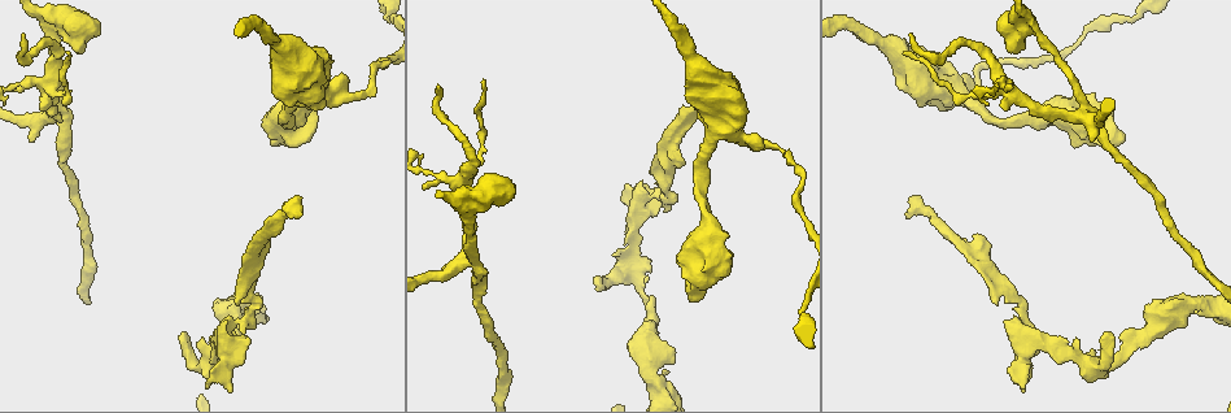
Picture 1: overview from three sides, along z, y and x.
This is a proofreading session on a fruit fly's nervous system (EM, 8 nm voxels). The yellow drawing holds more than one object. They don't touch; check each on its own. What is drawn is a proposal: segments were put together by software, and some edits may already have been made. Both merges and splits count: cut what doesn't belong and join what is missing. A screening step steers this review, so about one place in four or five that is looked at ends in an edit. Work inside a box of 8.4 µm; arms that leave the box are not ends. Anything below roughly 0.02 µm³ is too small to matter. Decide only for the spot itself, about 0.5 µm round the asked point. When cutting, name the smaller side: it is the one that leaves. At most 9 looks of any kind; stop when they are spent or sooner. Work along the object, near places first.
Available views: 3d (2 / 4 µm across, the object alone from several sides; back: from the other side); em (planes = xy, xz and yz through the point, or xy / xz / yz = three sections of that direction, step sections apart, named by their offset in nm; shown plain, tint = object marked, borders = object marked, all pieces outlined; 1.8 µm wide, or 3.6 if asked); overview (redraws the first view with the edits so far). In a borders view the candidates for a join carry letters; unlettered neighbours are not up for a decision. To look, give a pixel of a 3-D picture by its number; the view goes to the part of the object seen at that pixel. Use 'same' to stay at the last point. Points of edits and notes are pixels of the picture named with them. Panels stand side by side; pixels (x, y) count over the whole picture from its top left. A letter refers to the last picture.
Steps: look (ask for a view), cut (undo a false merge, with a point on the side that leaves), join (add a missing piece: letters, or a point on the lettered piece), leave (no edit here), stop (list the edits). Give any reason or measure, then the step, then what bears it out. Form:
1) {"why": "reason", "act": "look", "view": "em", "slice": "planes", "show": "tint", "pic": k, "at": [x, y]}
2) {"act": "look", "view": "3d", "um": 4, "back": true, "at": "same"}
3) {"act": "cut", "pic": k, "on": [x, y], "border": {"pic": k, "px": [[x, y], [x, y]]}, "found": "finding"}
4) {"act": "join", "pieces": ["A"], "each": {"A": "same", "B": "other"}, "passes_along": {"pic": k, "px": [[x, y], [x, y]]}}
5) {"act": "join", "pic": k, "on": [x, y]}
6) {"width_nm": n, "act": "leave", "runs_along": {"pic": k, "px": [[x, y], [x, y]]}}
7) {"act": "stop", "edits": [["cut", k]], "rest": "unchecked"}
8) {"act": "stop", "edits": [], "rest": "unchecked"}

{"why": "sharp bend", "act": "look", "view": "em", "slice": "planes", "show": "tint", "pic": 1, "at": [1086, 104]}

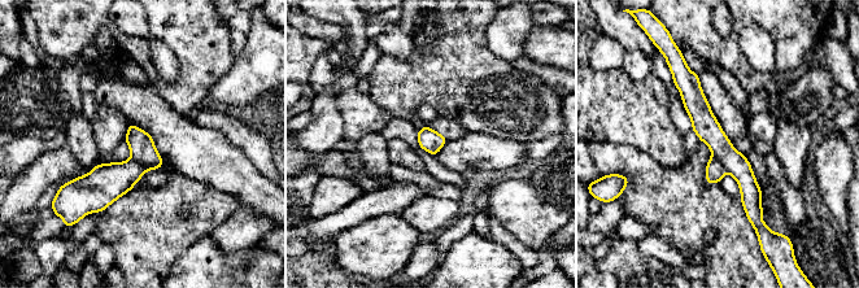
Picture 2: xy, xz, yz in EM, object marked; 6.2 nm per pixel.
{"why": "see the neighbours", "act": "look", "view": "em", "slice": "planes", "show": "borders", "at": "same"}

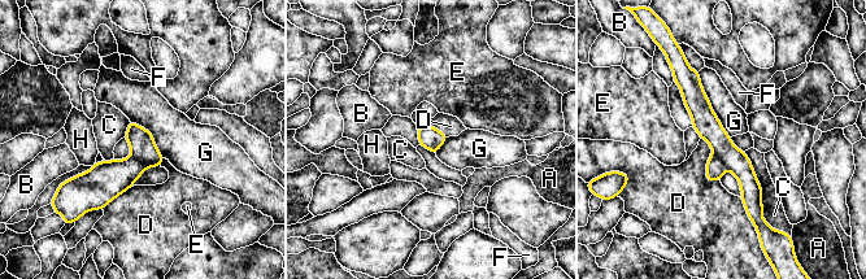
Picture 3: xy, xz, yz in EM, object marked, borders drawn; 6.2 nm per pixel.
{"width_nm": 140, "act": "cut", "pic": 3, "on": [716, 168], "each": {"A": "other", "B": "other", "C": "other", "D": "other", "E": "other", "F": "other", "G": "other", "H": "other"}, "border": {"pic": 3, "px": [[713, 151], [727, 169]]}, "found": "two neurons meet here"}

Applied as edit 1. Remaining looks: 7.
{"act": "look", "view": "3d", "um": 2, "pic": 1, "at": [259, 299]}

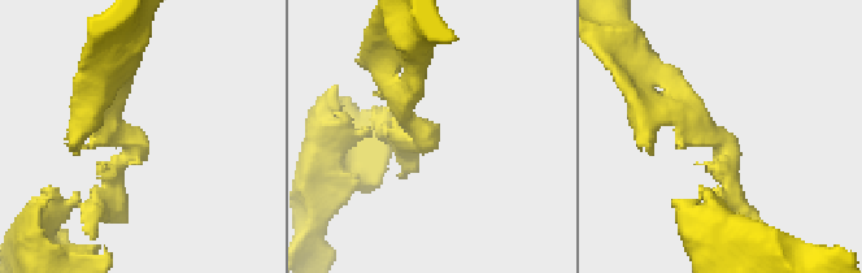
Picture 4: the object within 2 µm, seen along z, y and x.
{"act": "look", "view": "em", "um": 3.6, "slice": "planes", "show": "borders", "pic": 4, "at": [132, 147]}

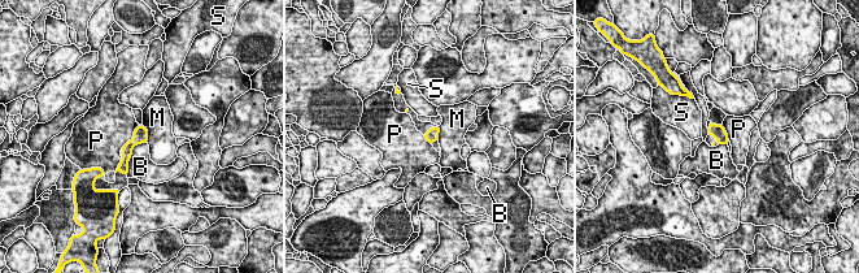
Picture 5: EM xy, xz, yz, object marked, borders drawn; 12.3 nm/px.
{"longest_contact_nm": ["B", 400], "act": "leave", "each": {"B": "other", "M": "other", "P": "other", "S": "other"}, "border": {"pic": 5, "px": [[139, 125], [134, 135], [120, 148]]}, "found": "one neuron here"}

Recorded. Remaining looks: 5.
{"why": "sharp bend", "act": "look", "view": "em", "slice": "yz", "step": 8, "show": "borders", "pic": 1, "at": [1097, 370]}

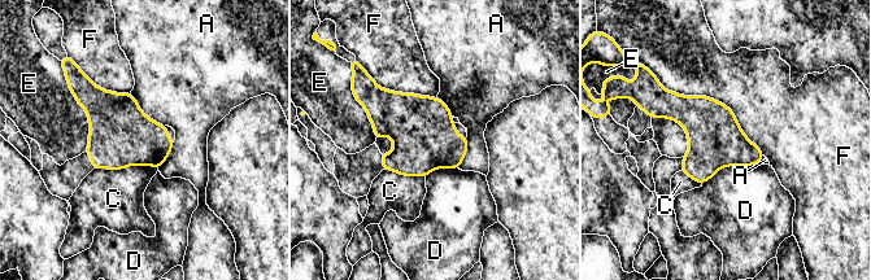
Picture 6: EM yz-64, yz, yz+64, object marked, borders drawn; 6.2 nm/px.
{"longest_contact_nm": ["F", 800], "act": "leave", "each": {"A": "other", "C": "other", "D": "other", "E": "other", "F": "other"}, "found": "one neuron here"}

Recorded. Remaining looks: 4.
{"act": "stop", "edits": [["cut", 3]], "rest": "unchecked"}

